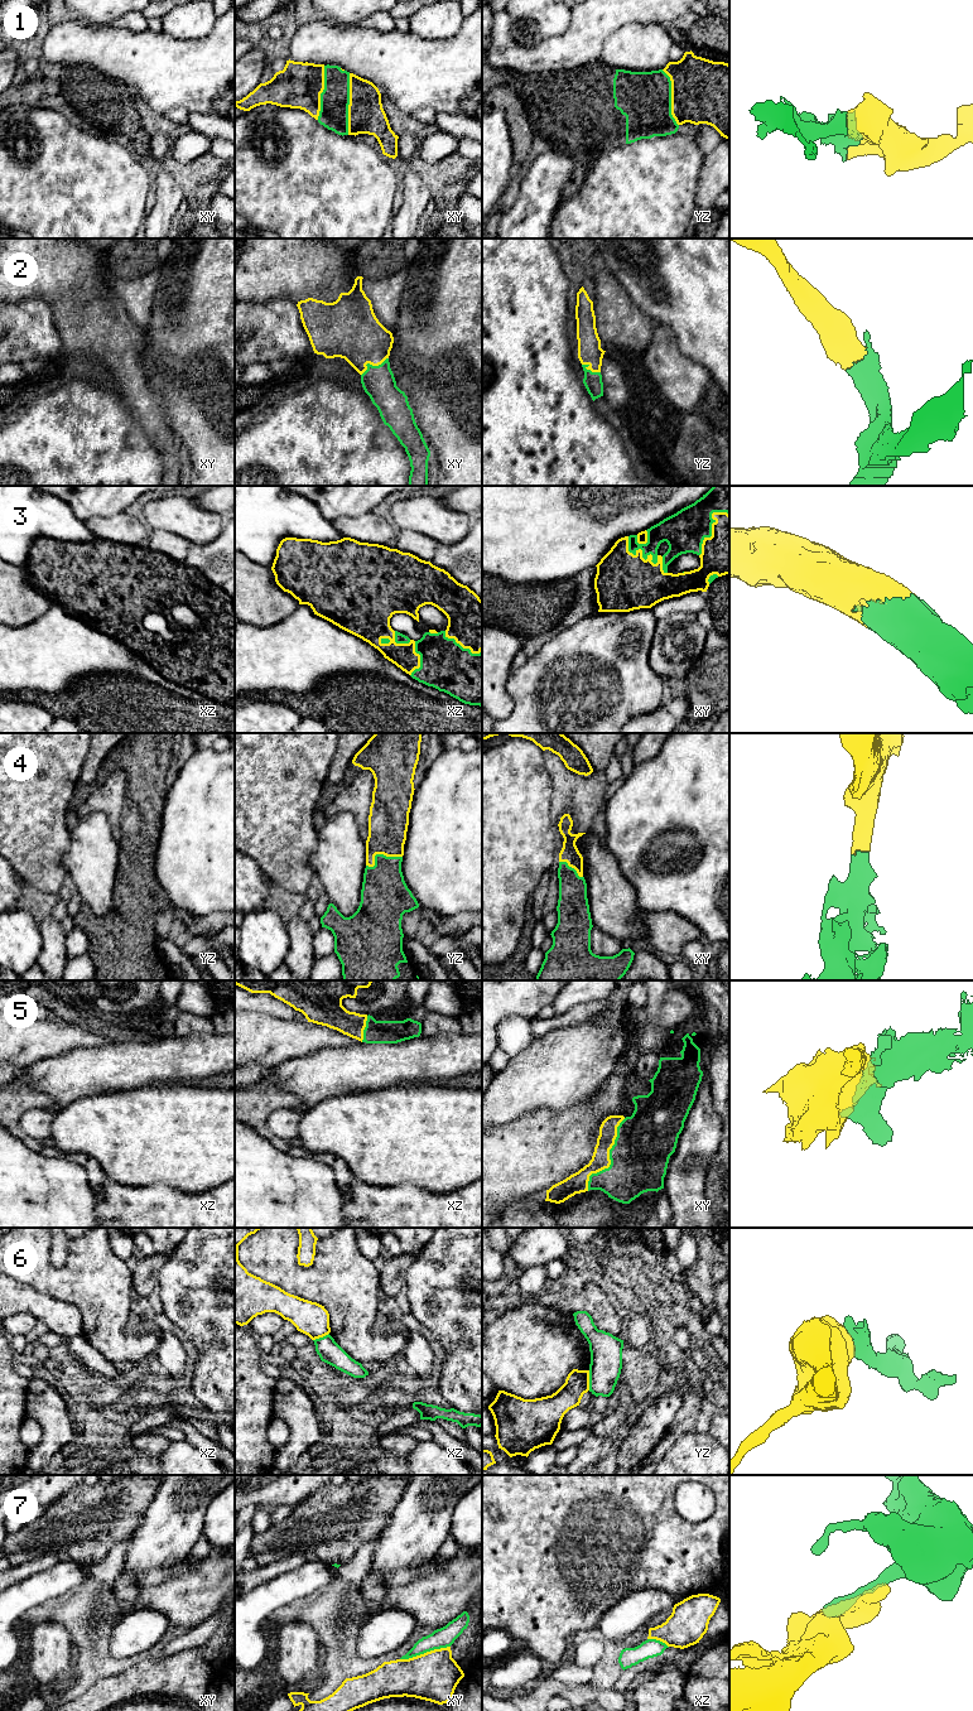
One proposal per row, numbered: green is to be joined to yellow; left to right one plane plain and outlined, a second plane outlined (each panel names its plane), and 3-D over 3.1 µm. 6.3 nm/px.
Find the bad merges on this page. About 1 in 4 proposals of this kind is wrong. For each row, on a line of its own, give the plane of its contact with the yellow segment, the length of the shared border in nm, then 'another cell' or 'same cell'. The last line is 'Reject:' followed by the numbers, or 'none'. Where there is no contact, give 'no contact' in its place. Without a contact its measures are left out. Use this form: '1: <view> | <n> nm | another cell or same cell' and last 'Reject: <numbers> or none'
1: xy | 400 nm | same cell
2: xy | 200 nm | same cell
3: xy | 260 nm | same cell
4: yz | 240 nm | same cell
5: xy | 500 nm | same cell
6: yz | 130 nm | another cell
7: xy | 340 nm | another cell
Reject: 6, 7

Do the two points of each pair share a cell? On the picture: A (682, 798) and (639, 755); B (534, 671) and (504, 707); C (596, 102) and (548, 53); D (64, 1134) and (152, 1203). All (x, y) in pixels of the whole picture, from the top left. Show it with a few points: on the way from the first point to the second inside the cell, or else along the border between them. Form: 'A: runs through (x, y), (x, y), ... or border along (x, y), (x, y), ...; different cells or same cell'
A: border along (663, 746), (655, 756), (632, 766); different cells
B: border along (511, 670), (506, 692), (513, 711), (500, 719); different cells
C: border along (596, 59), (568, 71); different cells
D: border along (106, 1177), (125, 1185), (152, 1185), (159, 1182); different cells

